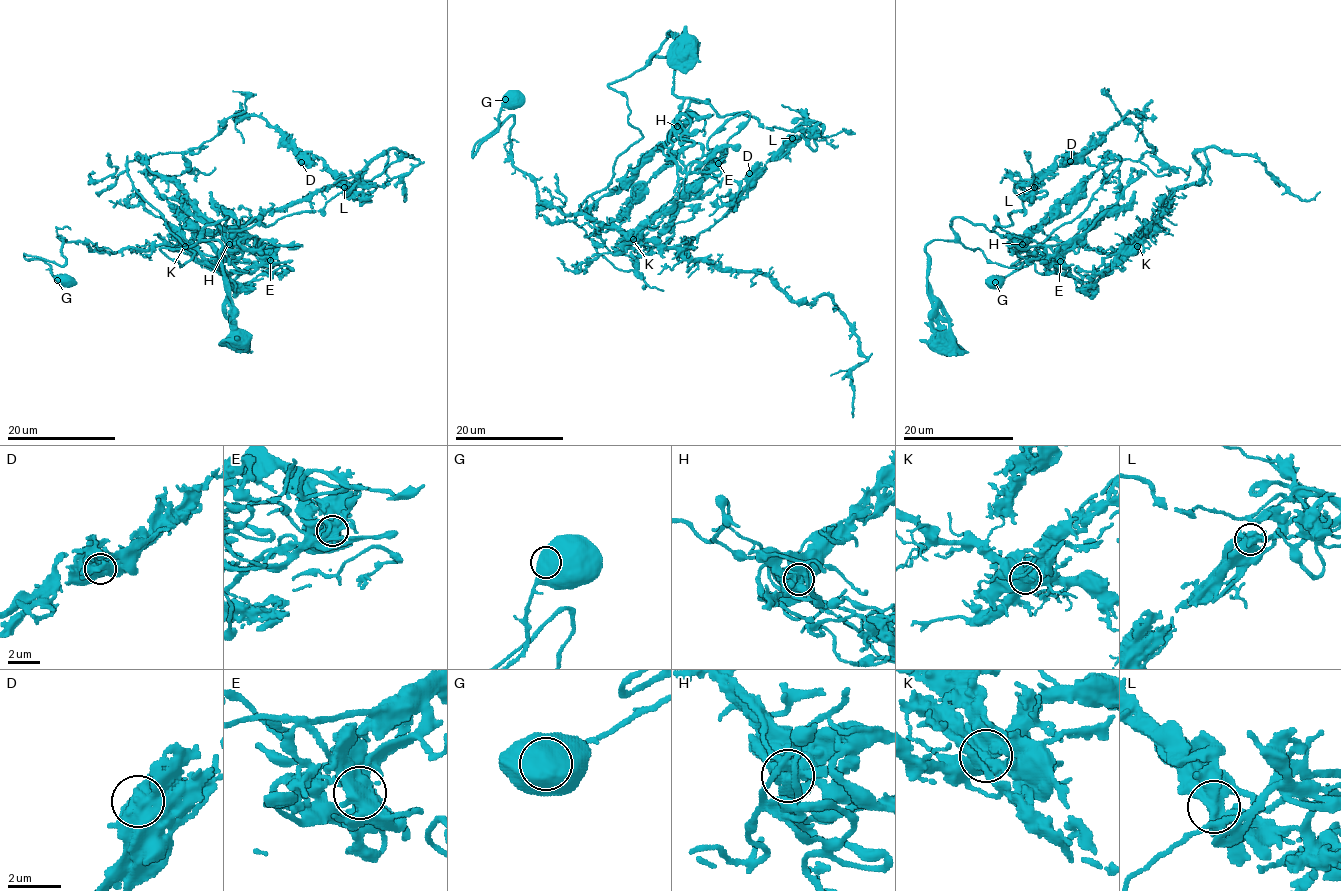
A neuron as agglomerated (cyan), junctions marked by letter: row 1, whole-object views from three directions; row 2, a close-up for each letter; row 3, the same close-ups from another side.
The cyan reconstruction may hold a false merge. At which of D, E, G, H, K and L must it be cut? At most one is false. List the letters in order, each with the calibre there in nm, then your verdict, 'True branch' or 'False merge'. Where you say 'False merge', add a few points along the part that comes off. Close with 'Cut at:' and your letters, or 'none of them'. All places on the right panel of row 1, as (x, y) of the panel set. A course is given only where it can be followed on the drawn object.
D: Thickness 850 nm. True branch
E: Thickness 700 nm. True branch
G: Thickness 1050 nm. True branch
H: Thickness 950 nm. True branch
K: Thickness 1100 nm. False merge. Course of the part to remove: (1137, 246), (1139, 235), (1158, 225), (1169, 196), (1201, 182), (1198, 150), (1253, 154), (1303, 200), (1320, 192)
L: Thickness 500 nm. True branch
Cut at: K

